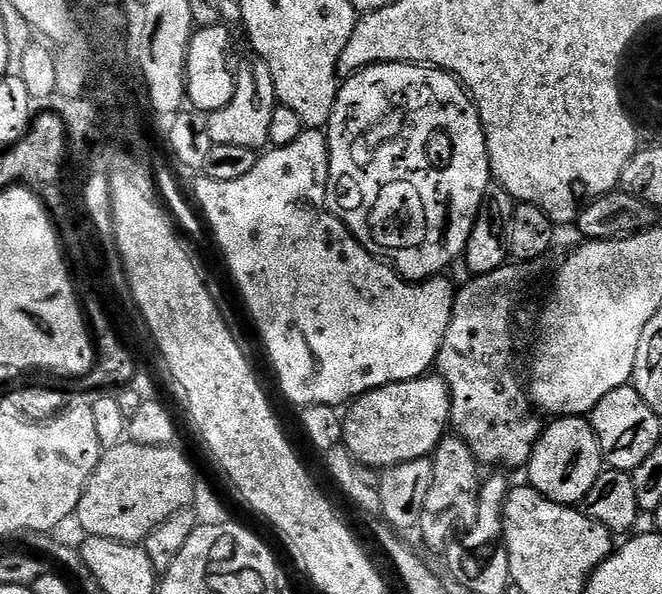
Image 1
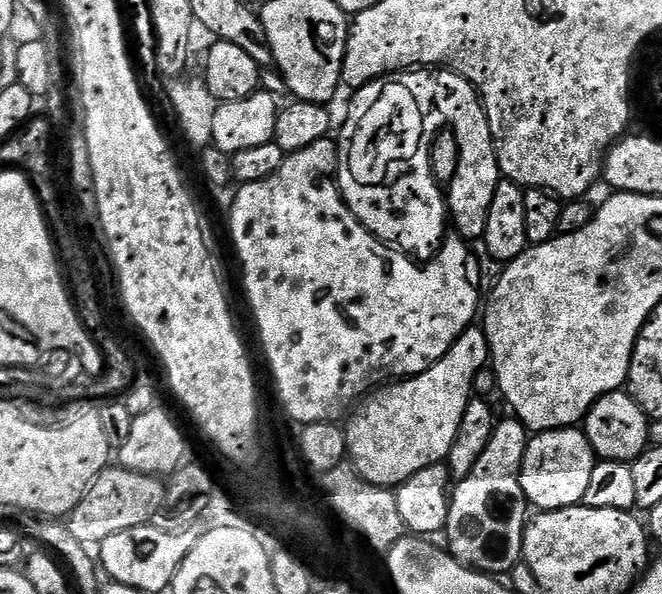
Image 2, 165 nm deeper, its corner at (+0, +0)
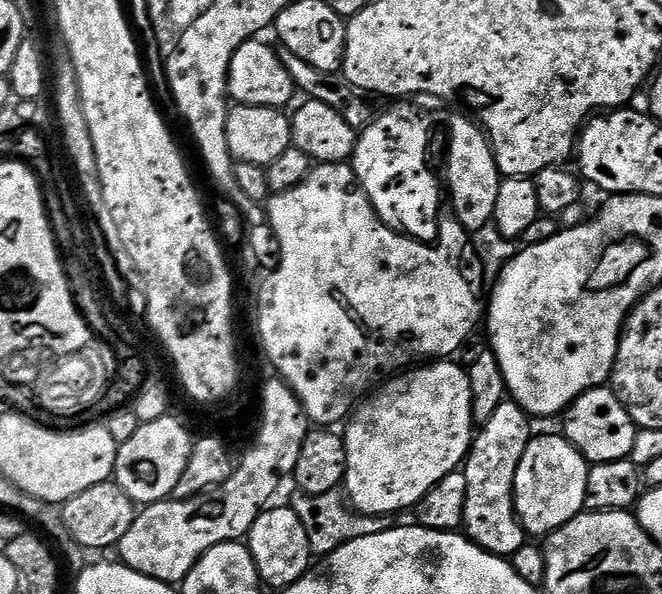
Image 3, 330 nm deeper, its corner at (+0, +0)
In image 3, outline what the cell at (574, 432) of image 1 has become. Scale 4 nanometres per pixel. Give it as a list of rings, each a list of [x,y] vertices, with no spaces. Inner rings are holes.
[[[563,435],[529,440],[516,475],[516,516],[529,537],[546,538],[585,511],[589,463]]]

